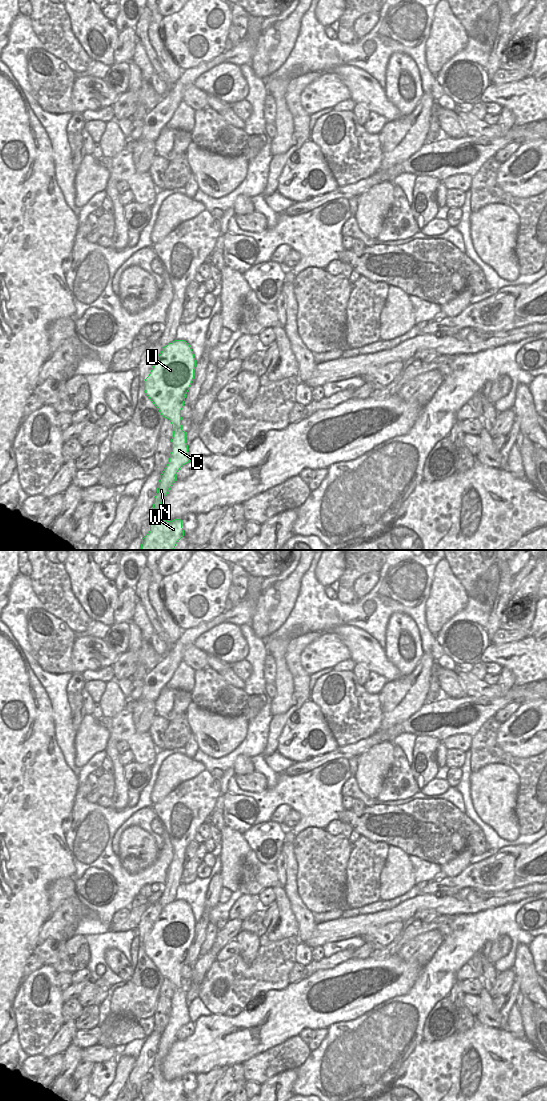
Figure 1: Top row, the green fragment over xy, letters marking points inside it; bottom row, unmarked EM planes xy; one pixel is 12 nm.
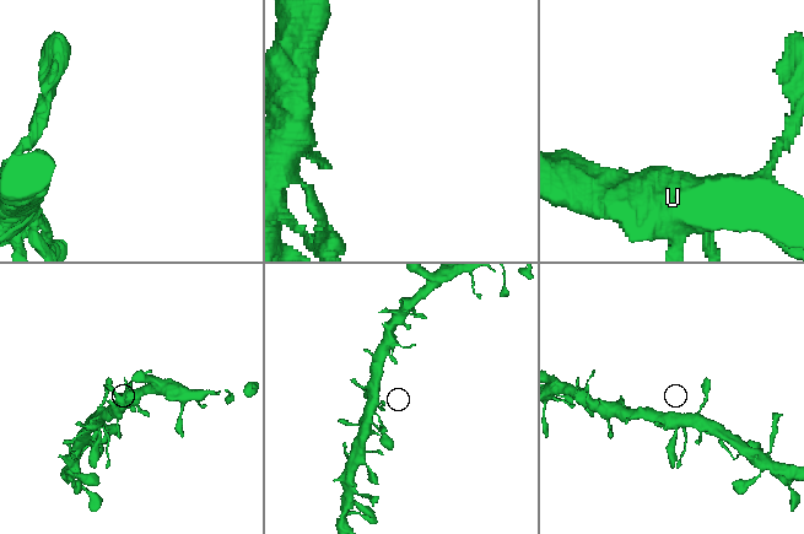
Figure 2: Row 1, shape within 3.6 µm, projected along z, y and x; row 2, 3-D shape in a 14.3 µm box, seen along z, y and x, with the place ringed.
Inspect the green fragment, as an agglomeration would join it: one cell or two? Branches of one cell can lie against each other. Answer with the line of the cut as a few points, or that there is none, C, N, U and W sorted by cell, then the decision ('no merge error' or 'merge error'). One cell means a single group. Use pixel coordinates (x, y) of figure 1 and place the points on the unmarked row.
no cut | C N U W | no merge error

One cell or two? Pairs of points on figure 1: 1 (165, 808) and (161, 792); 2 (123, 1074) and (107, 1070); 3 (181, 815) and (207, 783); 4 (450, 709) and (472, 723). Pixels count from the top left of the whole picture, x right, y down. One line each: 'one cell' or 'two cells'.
1: two cells
2: two cells
3: one cell
4: one cell

